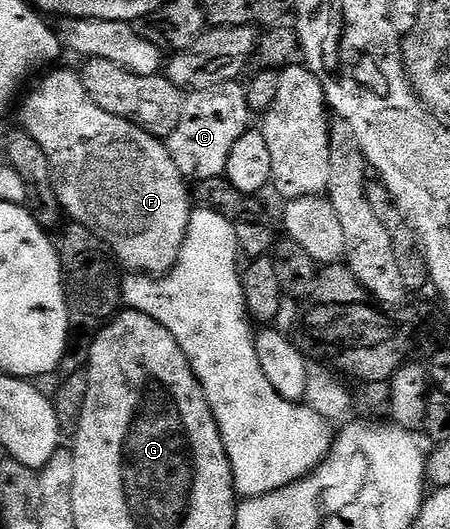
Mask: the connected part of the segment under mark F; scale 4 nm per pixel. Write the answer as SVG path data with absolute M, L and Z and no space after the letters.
M58 69L51 71L56 73L48 72L48 77L27 98L22 98L23 110L19 113L18 124L26 133L33 135L33 139L37 139L45 150L55 174L62 212L68 213L72 222L96 233L115 254L124 270L139 275L171 272L181 255L193 212L193 197L183 172L177 163L173 163L173 155L169 155L166 144L160 138L131 121L109 115L109 111L101 111L101 107L89 99L78 72Z

